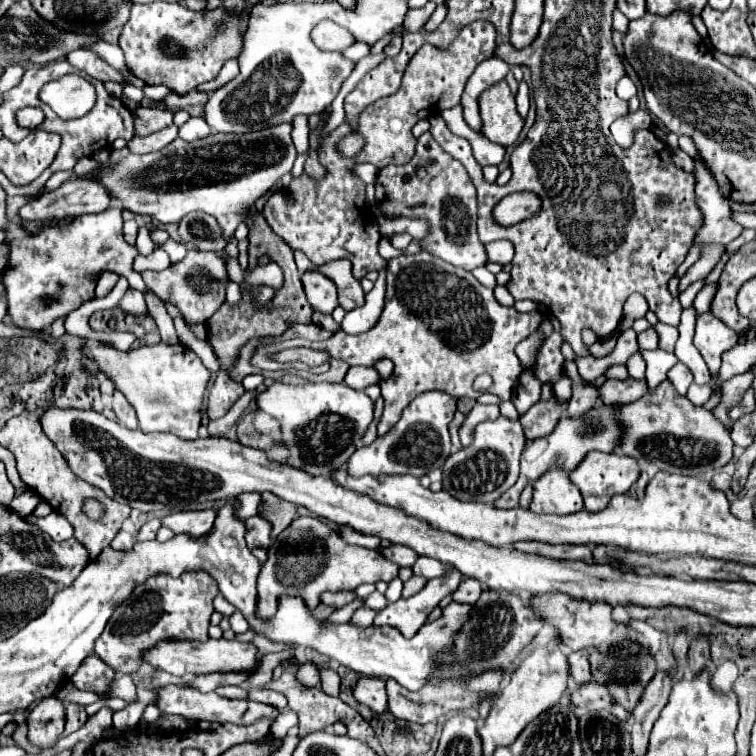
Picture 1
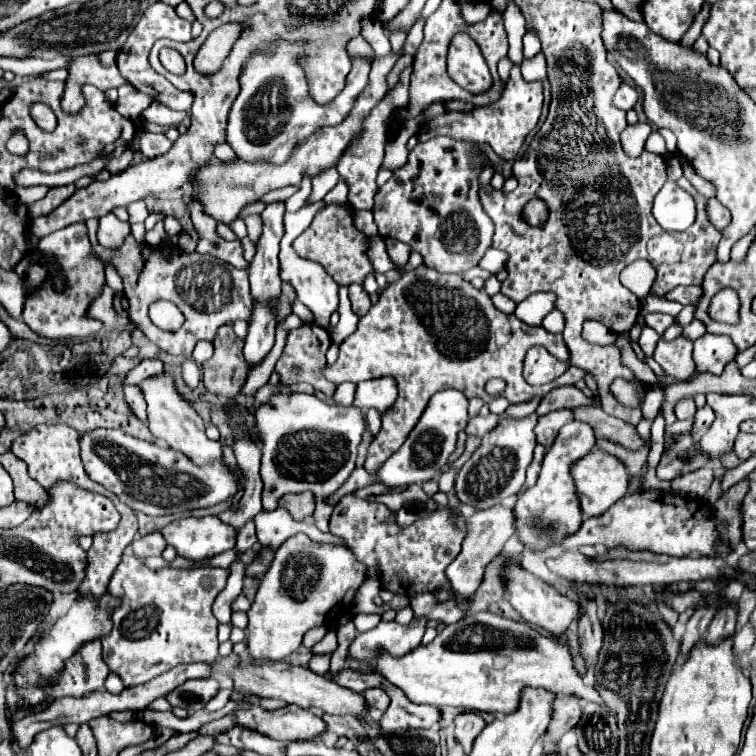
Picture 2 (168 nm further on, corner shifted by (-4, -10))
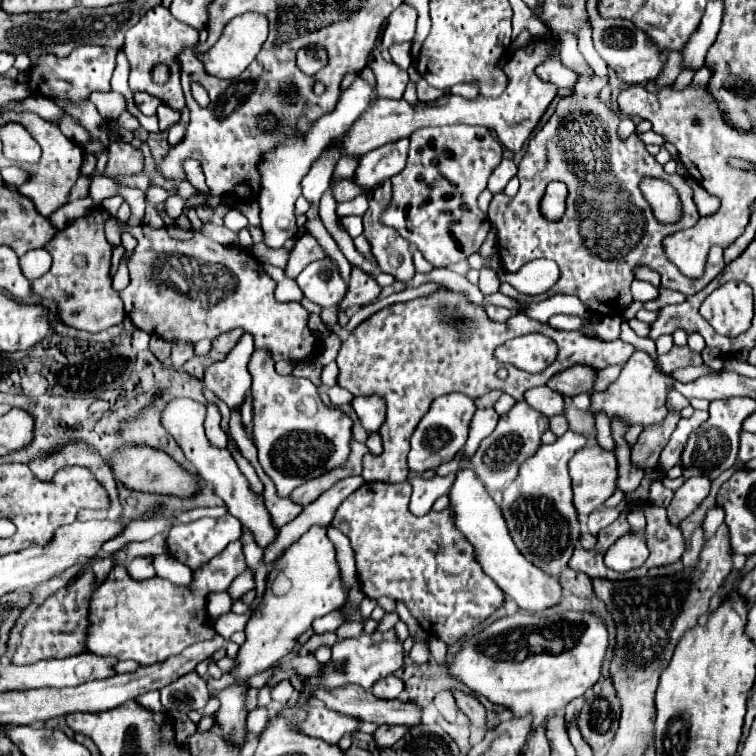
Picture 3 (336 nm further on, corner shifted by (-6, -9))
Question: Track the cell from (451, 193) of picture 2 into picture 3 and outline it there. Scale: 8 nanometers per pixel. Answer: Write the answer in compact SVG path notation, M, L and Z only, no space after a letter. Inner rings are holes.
M483 126L415 130L409 138L407 164L391 178L393 198L391 206L381 214L381 222L415 244L437 268L467 260L473 252L479 252L489 232L489 220L477 208L477 196L485 190L487 178L501 158L501 142Z

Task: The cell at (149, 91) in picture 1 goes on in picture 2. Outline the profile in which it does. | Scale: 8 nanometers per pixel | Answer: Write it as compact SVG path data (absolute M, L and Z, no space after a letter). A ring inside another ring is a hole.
M133 91L133 93L129 93L127 97L117 99L115 109L117 109L123 117L137 121L137 119L141 117L141 113L143 113L149 105L151 105L149 95L143 95L141 91Z

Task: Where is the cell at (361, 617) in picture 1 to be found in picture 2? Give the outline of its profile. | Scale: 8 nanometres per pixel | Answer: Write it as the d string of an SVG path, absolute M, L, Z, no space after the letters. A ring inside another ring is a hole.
M329 631L317 645L313 645L313 653L333 653L337 649L337 633Z

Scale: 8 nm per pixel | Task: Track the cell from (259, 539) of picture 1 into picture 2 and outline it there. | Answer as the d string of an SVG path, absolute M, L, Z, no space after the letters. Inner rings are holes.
M281 507L271 513L261 511L255 517L255 531L257 531L259 545L269 547L269 551L277 551L285 539L299 532L307 534L315 542L345 545L343 539L330 532L319 531L315 525L309 525L304 521L293 521L291 515Z

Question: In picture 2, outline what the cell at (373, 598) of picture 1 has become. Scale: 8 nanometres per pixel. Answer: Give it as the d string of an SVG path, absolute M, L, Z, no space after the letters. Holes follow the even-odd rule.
M359 613L359 615L355 615L355 619L353 619L353 623L355 623L355 627L357 627L359 633L361 633L361 631L367 631L367 629L373 629L379 621L381 621L381 615L379 615L379 613L371 613L371 615Z

